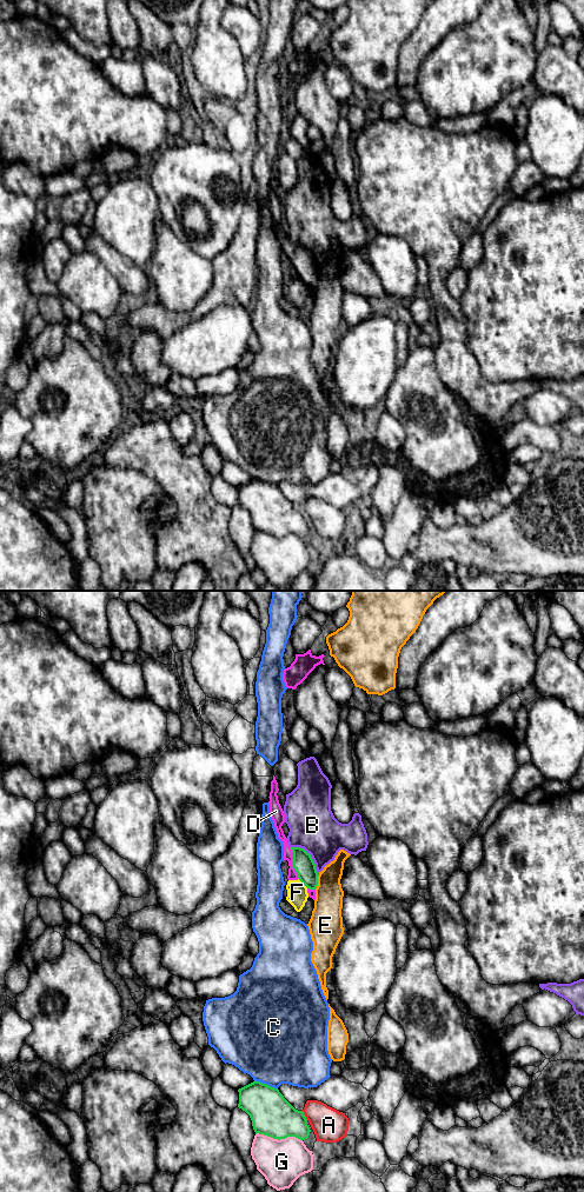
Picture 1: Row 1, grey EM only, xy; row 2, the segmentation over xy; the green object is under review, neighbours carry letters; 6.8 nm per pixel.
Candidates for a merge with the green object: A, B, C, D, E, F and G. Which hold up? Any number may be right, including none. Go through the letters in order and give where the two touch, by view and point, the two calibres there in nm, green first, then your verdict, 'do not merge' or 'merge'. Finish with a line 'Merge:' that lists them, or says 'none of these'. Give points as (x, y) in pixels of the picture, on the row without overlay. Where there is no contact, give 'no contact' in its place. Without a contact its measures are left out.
A: meets green in xy at (304, 513); 280 nm thick on the green side, 220 nm on the other; do not merge
B: meets green in xy at (310, 253); 140 nm thick on the green side, 320 nm on the other; do not merge
C: meets green in xy at (265, 481); 280 nm thick on the green side, 480 nm on the other; do not merge
D: meets green in xy at (293, 260); 140 nm thick on the green side, 60 nm on the other; do not merge
E: meets green in xy at (317, 280); 140 nm thick on the green side, 220 nm on the other; do not merge
F: meets green in xy at (303, 280); 140 nm thick on the green side, 140 nm on the other; do not merge
G: meets green in xy at (279, 537); 280 nm thick on the green side, 300 nm on the other; do not merge
Merge: none of these

